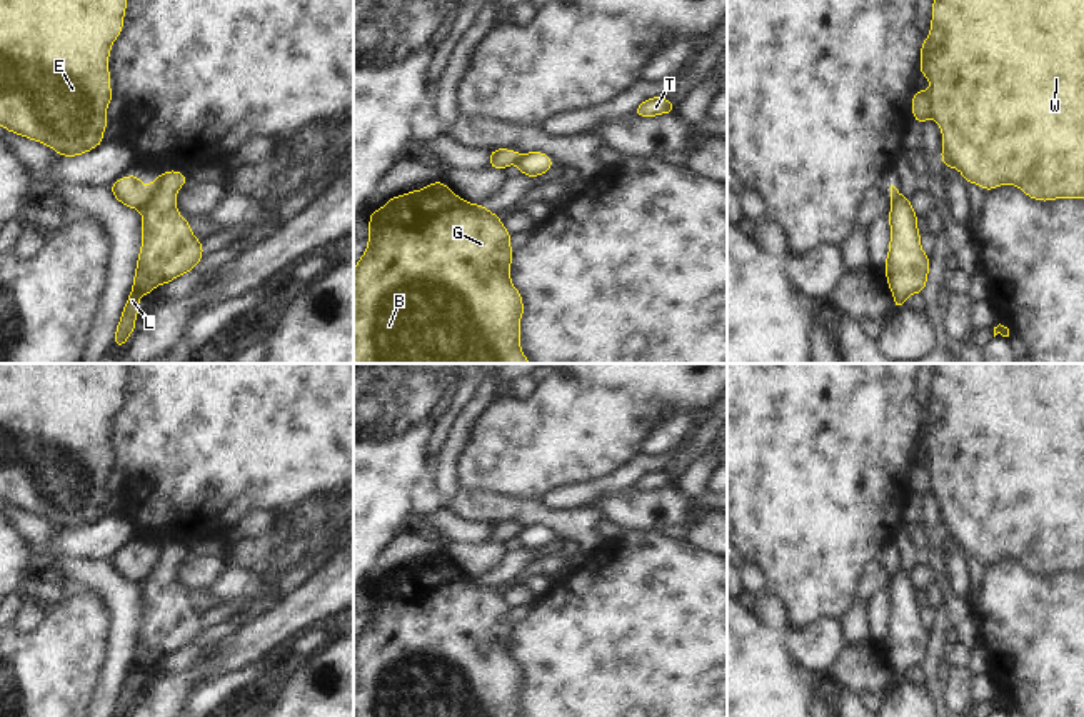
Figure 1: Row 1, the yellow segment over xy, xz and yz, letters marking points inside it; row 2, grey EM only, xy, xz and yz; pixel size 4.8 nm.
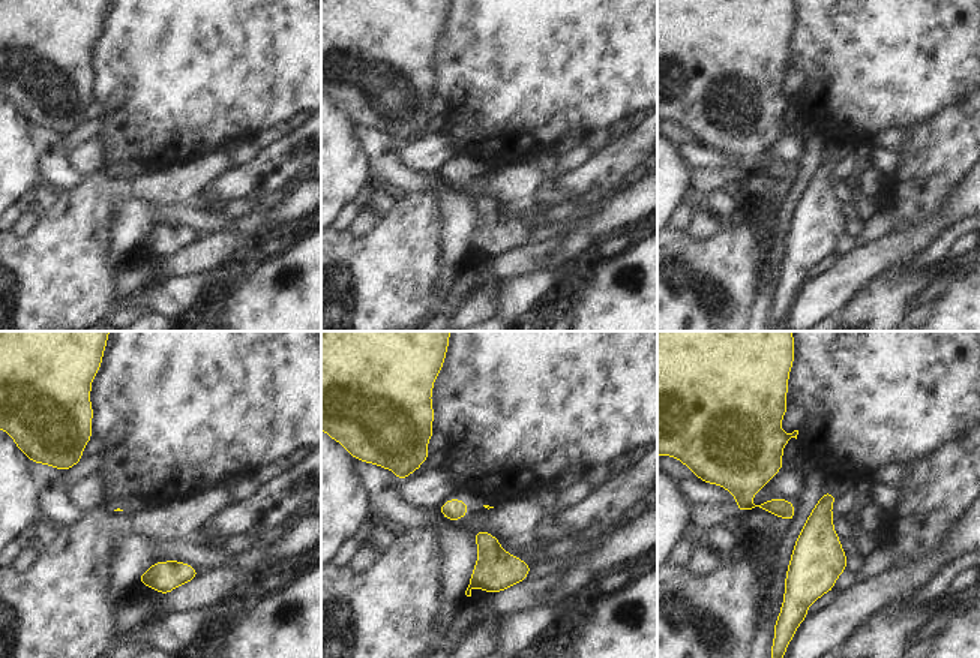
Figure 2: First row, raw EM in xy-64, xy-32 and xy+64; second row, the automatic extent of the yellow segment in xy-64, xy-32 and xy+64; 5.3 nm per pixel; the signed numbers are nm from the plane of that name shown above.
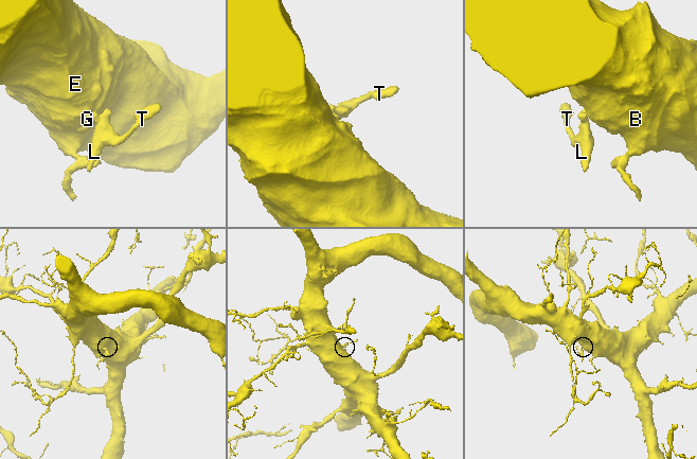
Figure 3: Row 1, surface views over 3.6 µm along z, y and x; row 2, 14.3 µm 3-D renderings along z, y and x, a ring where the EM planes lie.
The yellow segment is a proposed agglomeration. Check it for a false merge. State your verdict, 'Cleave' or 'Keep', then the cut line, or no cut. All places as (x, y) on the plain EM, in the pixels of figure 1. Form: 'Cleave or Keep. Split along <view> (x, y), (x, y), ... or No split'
Cleave. Split along xy (145, 561), (145, 577), (140, 582).

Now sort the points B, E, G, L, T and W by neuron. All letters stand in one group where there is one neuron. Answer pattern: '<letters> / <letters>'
B E G W / L T

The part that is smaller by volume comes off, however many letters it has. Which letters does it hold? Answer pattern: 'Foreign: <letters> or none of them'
Foreign: L, T

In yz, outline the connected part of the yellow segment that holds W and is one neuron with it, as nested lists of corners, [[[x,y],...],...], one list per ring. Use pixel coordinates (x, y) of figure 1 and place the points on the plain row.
[[[936,364],[929,412],[921,417],[919,447],[929,452],[931,464],[914,464],[911,485],[917,499],[929,492],[937,495],[946,542],[957,542],[964,555],[986,565],[1011,557],[1032,574],[1084,572],[1084,364]]]

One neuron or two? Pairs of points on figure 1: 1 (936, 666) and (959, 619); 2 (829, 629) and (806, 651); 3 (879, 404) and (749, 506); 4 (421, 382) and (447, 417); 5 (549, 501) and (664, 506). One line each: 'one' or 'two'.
1: one
2: one
3: one
4: two
5: two

